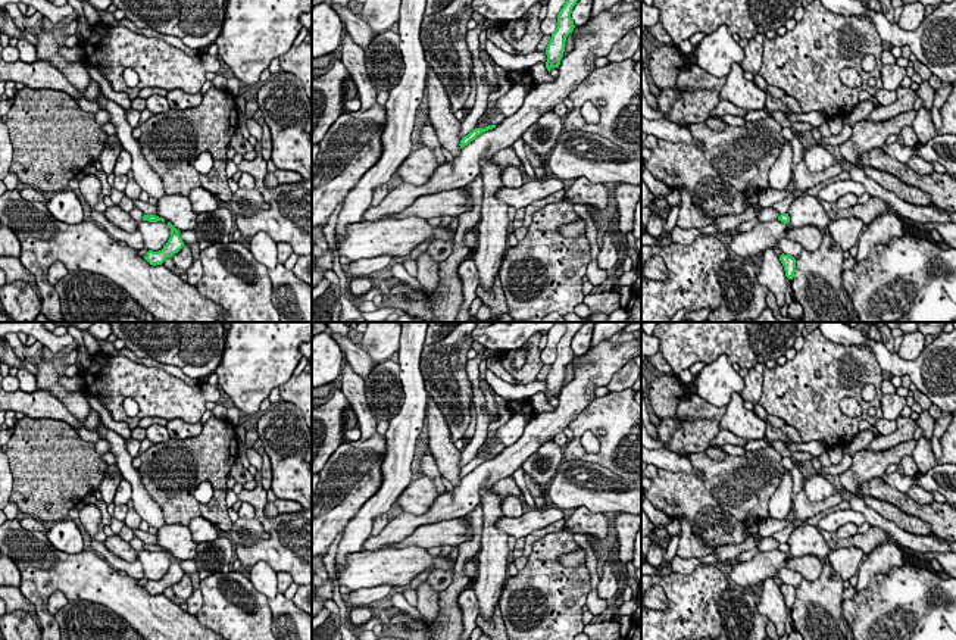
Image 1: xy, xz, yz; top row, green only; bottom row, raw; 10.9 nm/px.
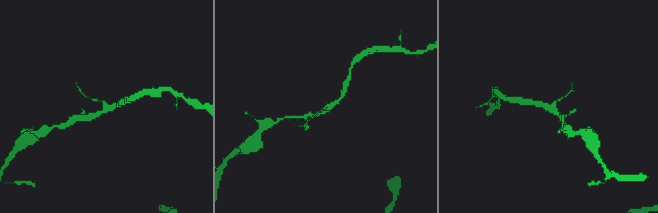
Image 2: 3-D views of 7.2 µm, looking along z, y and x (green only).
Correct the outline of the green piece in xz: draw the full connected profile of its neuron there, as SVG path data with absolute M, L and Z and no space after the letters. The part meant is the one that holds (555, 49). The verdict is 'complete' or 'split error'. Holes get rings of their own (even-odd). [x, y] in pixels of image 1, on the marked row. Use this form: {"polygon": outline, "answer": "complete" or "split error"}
{"polygon": "M566 0L557 15L556 31L552 34L552 38L546 49L546 54L547 54L546 68L549 72L552 68L559 68L565 51L566 37L572 34L575 28L571 13L577 1L578 0Z", "answer": "complete"}

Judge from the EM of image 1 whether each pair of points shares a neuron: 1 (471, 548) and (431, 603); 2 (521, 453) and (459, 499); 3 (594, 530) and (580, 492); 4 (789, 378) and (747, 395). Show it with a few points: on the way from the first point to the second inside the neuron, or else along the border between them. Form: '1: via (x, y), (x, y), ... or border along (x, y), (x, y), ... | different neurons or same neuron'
1: border along (440, 593), (439, 614), (433, 621) | different neurons
2: via (506, 462), (489, 471), (474, 484) | same neuron
3: border along (575, 508), (586, 506), (593, 512), (603, 514) | different neurons
4: border along (765, 367), (758, 402) | different neurons

